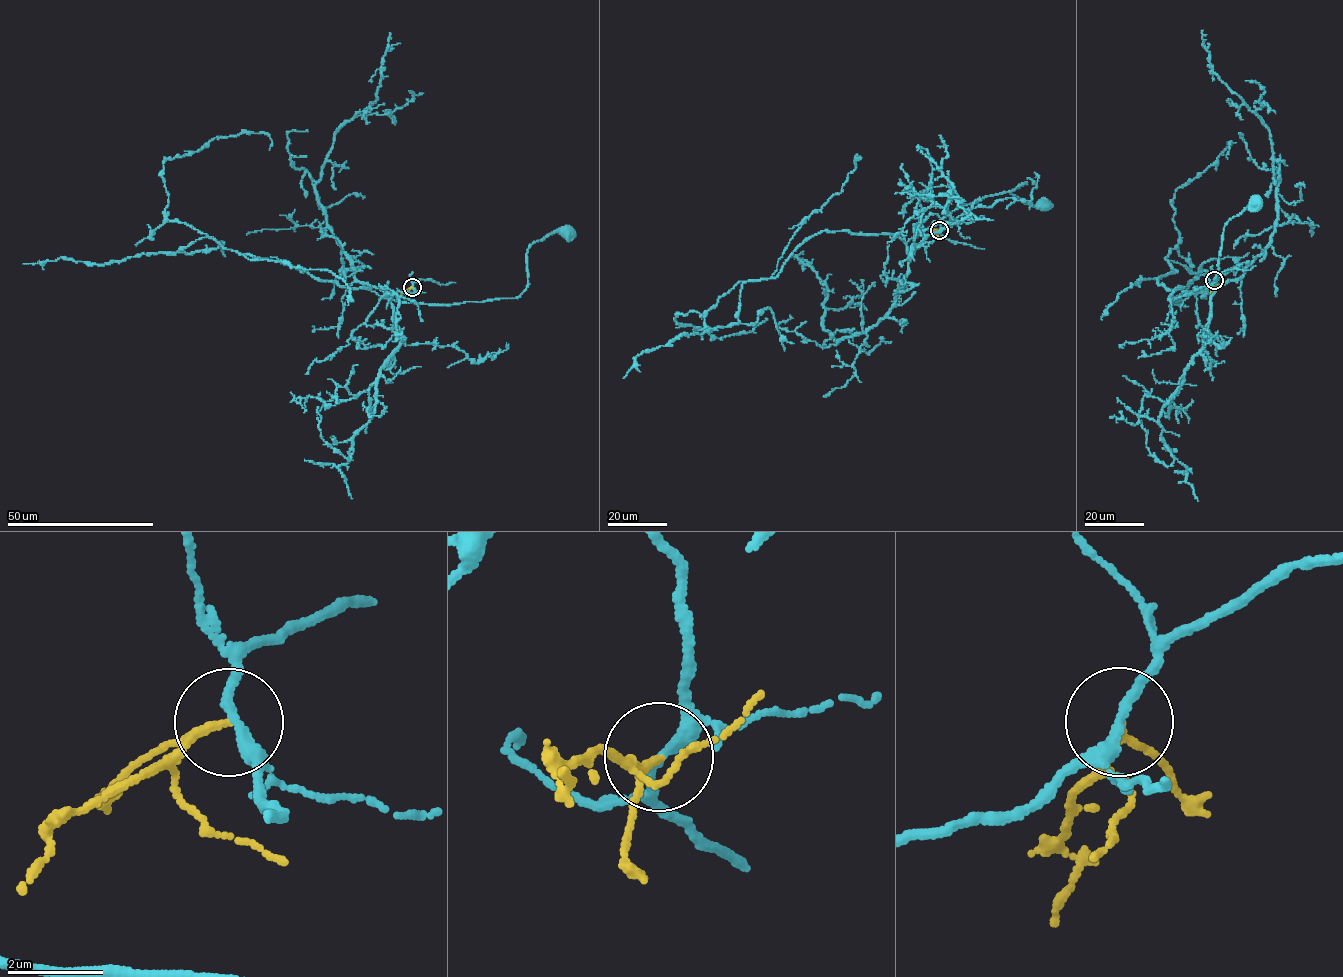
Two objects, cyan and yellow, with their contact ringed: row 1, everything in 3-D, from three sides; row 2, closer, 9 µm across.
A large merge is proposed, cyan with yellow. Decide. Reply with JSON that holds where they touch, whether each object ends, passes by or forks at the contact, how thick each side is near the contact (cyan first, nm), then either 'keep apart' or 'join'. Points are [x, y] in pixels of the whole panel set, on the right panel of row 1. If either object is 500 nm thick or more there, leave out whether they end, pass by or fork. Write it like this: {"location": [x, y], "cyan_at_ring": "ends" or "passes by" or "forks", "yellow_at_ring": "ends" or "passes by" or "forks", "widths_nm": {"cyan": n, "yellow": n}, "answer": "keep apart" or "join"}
{"location": [1214, 280], "cyan_at_ring": "passes by", "yellow_at_ring": "passes by", "widths_nm": {"cyan": 240, "yellow": 130}, "answer": "keep apart"}

